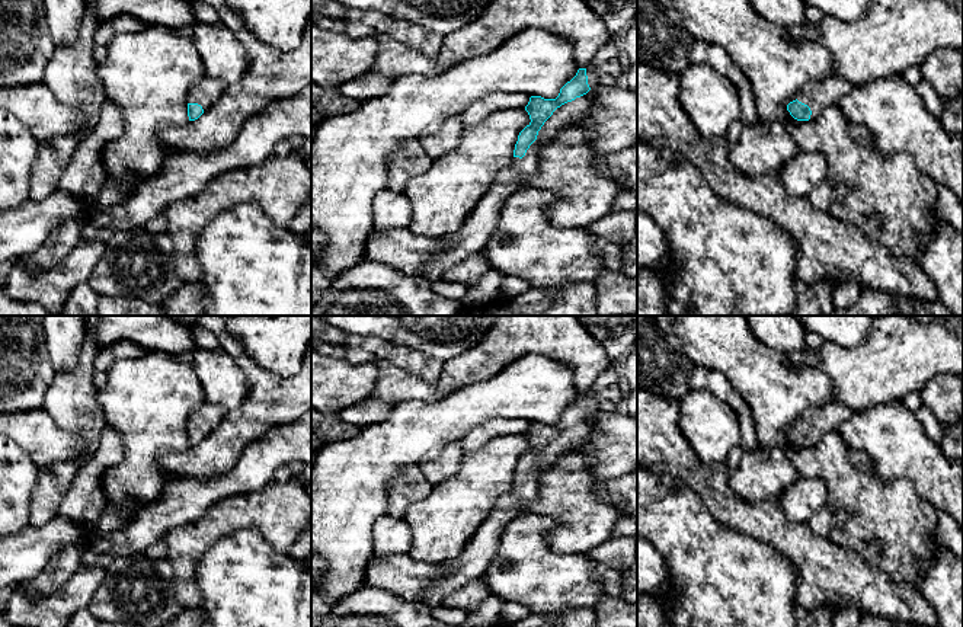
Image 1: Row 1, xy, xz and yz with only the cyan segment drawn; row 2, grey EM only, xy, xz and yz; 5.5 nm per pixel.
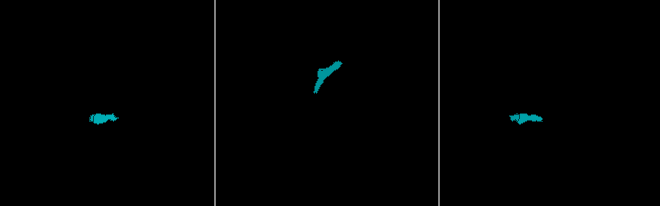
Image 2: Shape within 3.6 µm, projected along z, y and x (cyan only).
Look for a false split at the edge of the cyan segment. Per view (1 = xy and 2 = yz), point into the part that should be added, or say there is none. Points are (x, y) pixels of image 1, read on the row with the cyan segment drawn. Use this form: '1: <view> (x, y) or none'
1: xy (207, 90)
2: yz (818, 95)

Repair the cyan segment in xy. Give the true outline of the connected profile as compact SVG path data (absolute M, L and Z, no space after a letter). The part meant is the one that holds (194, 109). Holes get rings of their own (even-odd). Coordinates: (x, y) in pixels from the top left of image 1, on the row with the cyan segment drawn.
M202 77L188 93L189 121L198 119L223 95L225 84L209 77Z

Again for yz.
M836 76L822 81L812 81L787 105L787 111L797 121L813 121L825 108L838 106L841 97L852 89L852 83Z

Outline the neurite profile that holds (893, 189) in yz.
M828 106L813 121L793 121L790 131L800 151L816 151L828 161L828 179L835 189L841 188L844 195L834 201L831 214L842 221L858 223L867 217L877 217L882 228L877 240L886 246L895 256L906 257L921 265L925 247L934 236L938 192L937 185L928 175L921 172L909 154L895 154L890 157L879 156L870 145L861 145L848 134L848 119L839 106Z

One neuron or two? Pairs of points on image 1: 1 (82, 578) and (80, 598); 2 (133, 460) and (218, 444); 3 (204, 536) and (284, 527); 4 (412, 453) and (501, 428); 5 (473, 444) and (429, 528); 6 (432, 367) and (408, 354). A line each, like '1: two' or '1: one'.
1: one
2: two
3: one
4: two
5: two
6: one

